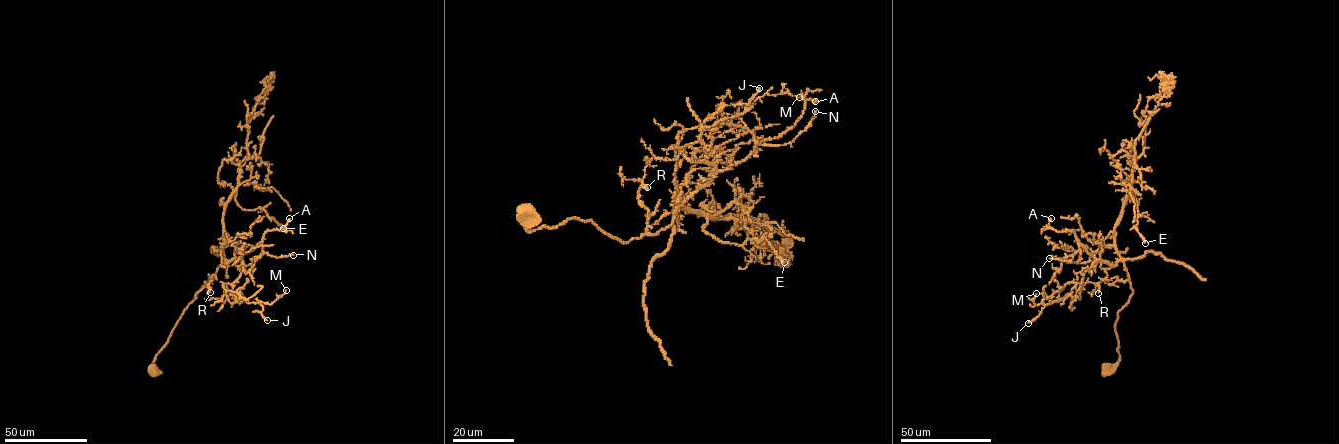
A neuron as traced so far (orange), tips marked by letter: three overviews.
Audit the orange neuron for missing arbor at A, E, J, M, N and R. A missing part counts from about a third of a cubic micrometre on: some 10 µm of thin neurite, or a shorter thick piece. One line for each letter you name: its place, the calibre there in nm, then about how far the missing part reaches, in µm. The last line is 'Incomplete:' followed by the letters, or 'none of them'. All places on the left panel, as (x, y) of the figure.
Incomplete: none of them

